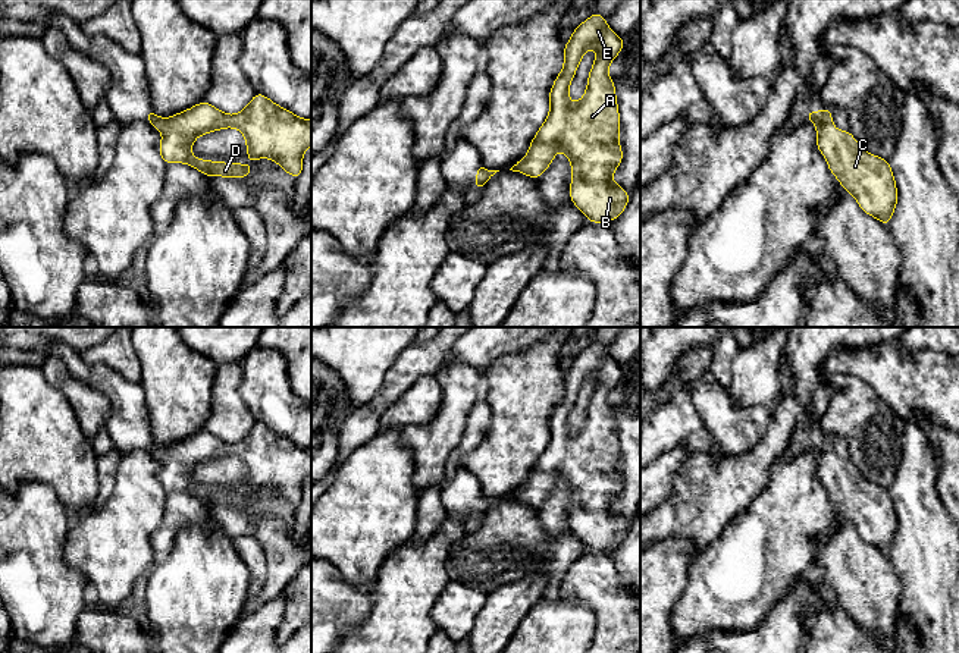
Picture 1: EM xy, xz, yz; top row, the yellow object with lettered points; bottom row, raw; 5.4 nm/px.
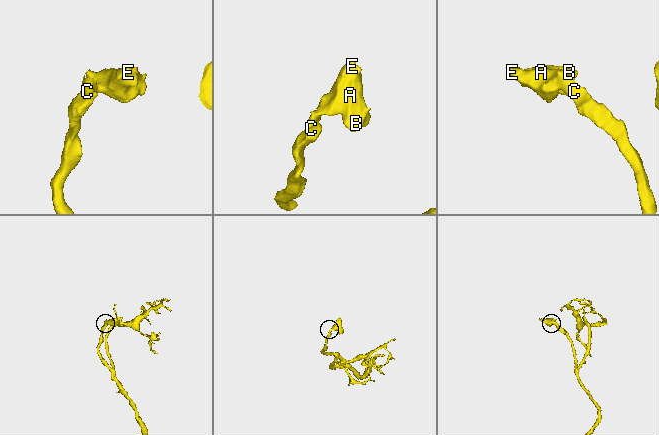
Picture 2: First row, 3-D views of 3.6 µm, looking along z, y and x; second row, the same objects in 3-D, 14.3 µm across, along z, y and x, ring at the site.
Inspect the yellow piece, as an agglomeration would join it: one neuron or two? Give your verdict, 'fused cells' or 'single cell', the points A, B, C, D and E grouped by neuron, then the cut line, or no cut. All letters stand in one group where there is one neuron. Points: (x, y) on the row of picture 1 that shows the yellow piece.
single cell; groups A B C D E; cut none

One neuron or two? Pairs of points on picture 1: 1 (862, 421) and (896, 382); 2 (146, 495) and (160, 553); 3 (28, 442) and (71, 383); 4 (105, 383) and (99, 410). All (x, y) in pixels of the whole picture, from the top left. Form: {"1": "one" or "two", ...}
{"1": "two", "2": "two", "3": "two", "4": "two"}

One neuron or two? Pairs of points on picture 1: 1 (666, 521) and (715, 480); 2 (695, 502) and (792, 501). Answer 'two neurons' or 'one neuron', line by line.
1: one neuron
2: two neurons

